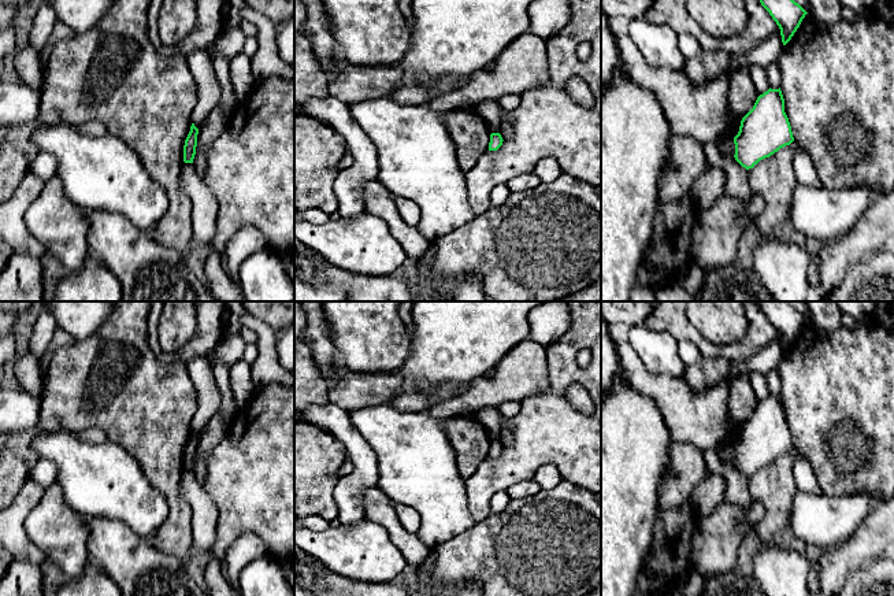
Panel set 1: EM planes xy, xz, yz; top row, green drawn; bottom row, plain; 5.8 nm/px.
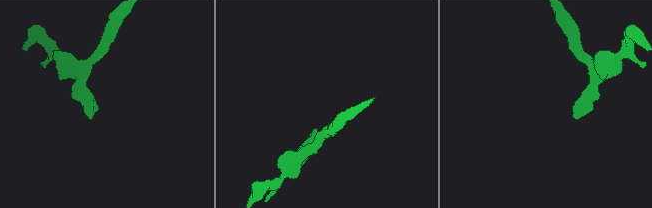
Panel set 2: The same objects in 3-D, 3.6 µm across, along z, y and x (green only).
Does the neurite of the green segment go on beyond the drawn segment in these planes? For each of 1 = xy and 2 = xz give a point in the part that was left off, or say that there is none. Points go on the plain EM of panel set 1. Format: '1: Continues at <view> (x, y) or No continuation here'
1: No continuation here
2: No continuation here

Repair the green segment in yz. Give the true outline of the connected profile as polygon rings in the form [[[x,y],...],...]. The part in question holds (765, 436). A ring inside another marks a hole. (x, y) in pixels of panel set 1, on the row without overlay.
[[[769,395],[742,425],[739,438],[734,444],[734,464],[749,477],[793,448],[782,397]]]

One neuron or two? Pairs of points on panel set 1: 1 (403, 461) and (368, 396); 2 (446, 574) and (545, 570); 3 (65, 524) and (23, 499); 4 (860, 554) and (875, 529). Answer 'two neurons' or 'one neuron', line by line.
1: two neurons
2: one neuron
3: two neurons
4: one neuron

